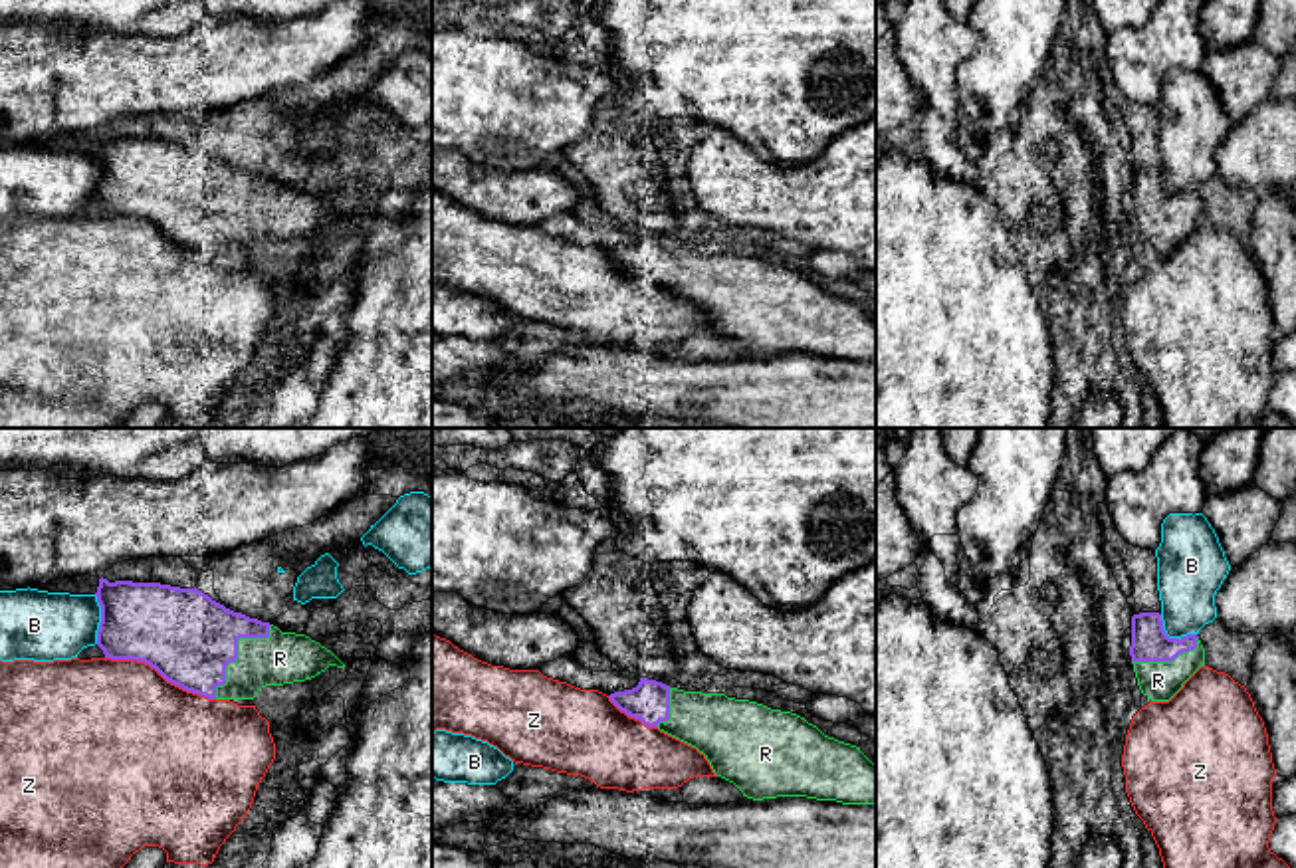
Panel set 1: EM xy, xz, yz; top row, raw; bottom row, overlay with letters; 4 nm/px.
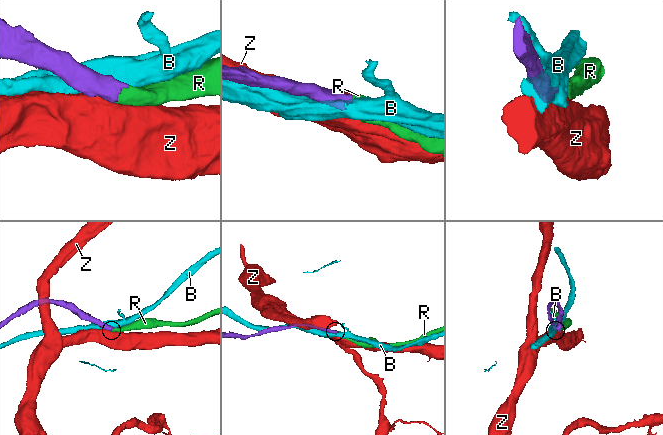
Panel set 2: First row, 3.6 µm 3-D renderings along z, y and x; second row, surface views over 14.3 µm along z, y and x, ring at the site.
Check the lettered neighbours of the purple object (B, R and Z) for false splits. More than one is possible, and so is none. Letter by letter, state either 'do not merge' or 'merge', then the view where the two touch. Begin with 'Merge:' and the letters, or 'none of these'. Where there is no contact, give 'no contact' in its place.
Merge: R
B: do not merge; contact in xy
R: merge; contact in xy
Z: do not merge; contact in xy

